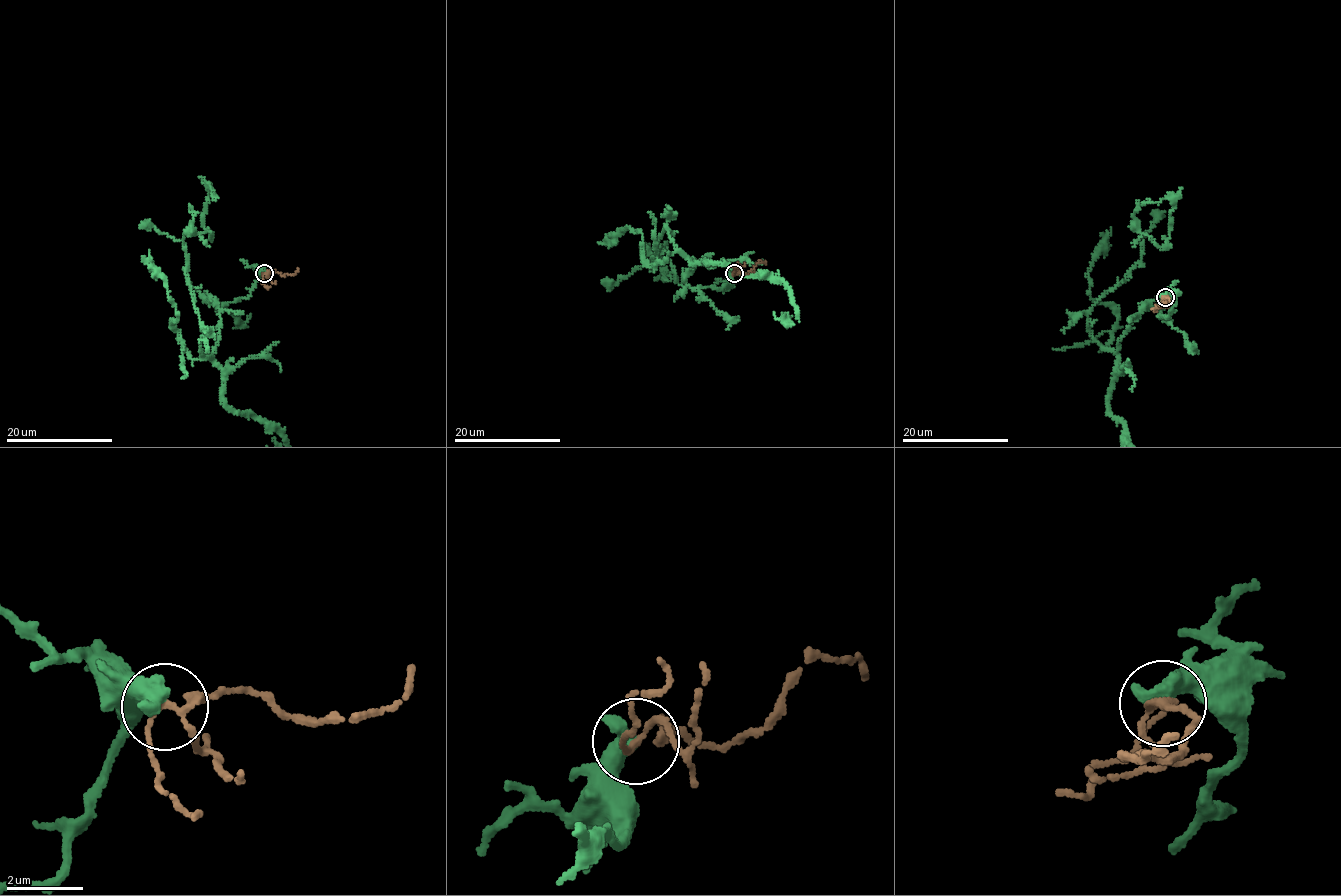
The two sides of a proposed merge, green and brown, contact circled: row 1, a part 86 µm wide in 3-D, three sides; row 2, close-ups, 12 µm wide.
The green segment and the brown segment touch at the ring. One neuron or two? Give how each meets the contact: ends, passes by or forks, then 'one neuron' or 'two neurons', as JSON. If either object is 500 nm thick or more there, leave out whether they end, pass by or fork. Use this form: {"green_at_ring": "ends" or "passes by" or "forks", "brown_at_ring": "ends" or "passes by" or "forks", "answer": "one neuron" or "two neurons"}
{"answer": "two neurons"}

